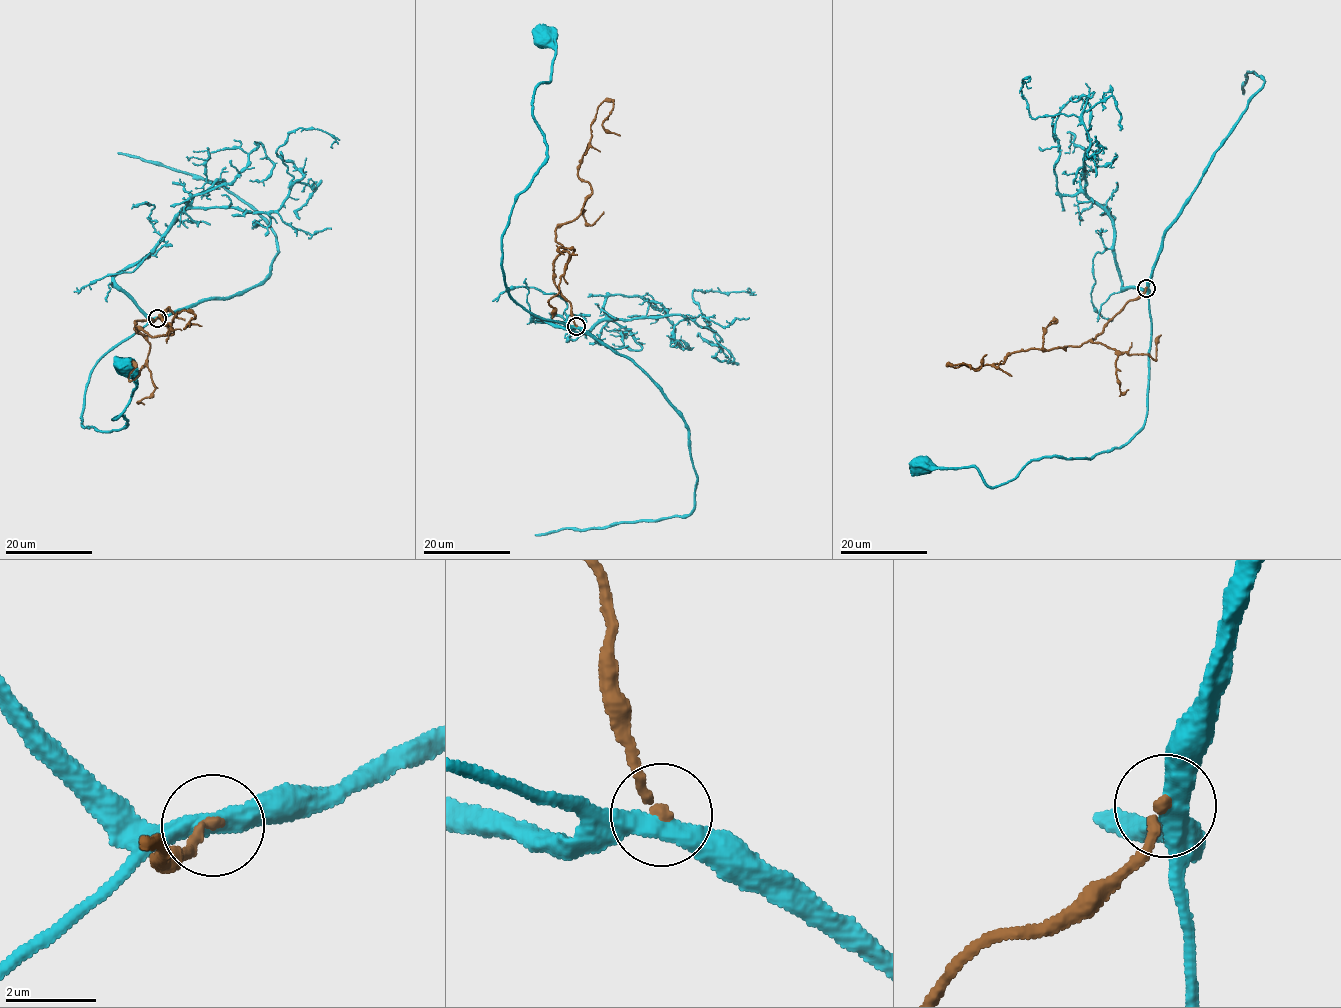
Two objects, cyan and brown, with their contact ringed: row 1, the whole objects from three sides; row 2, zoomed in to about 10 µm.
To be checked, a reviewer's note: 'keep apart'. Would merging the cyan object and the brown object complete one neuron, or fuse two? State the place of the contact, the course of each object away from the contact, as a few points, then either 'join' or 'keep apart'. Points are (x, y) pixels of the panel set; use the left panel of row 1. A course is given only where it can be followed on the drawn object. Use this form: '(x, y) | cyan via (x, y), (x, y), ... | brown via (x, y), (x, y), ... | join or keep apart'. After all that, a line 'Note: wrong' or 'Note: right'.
(157, 318) | cyan via (157, 318), (93, 369), (82, 425), (101, 431), (126, 425), (125, 415), (113, 418), (136, 382), (124, 367) | brown via (157, 318), (134, 329), (173, 333), (159, 316), (171, 323), (186, 311), (194, 319), (184, 327), (202, 326) | keep apart
Note: right

